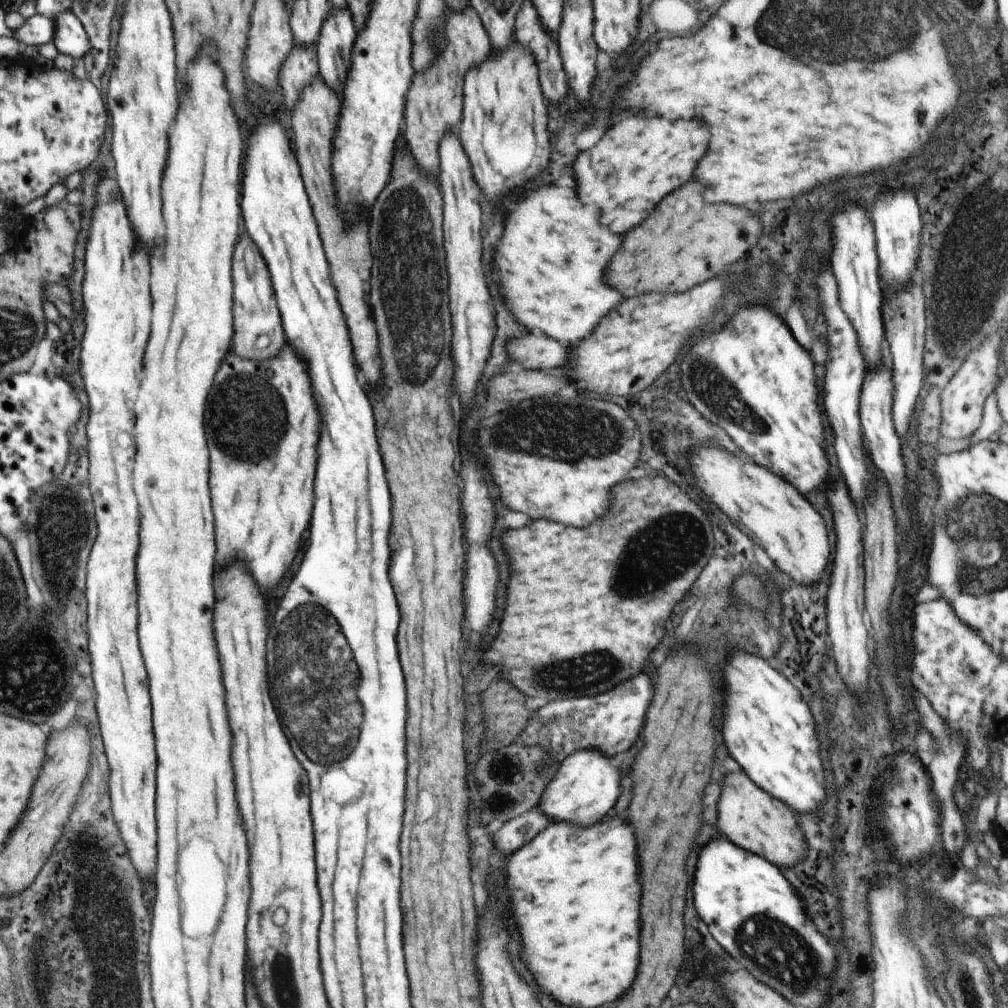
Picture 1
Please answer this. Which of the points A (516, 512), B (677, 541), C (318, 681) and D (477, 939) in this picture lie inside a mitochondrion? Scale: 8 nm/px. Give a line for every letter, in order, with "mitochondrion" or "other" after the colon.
A: other
B: mitochondrion
C: mitochondrion
D: other

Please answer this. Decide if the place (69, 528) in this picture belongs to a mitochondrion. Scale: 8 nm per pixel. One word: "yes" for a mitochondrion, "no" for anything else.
yes

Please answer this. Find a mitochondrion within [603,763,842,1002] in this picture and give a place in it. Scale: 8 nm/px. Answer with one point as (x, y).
(775, 949)

